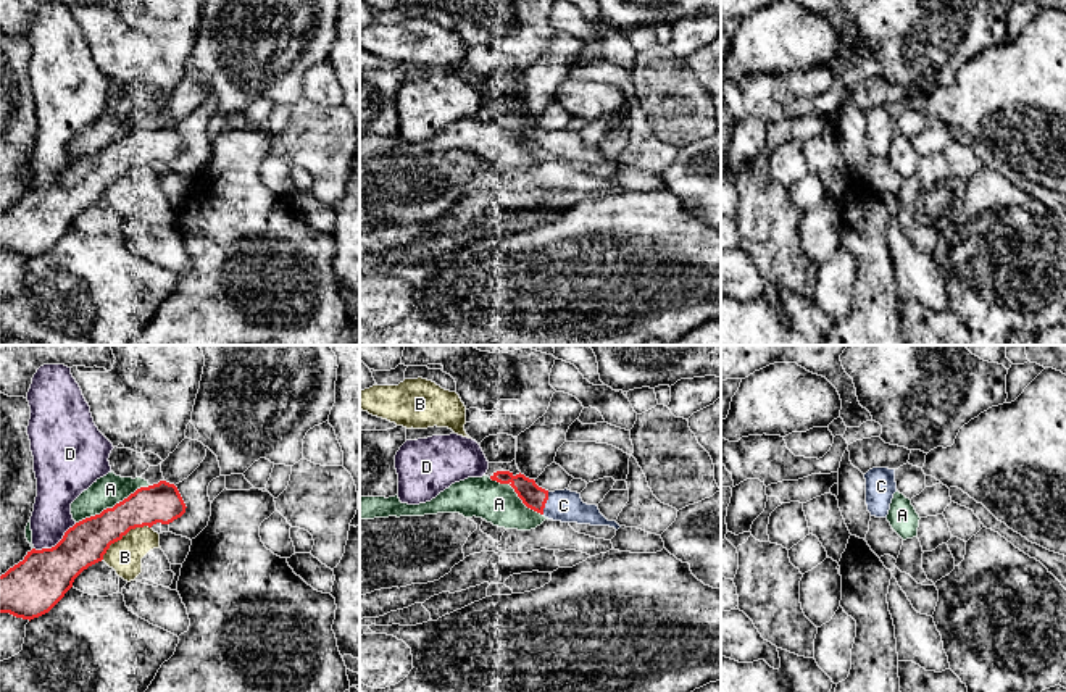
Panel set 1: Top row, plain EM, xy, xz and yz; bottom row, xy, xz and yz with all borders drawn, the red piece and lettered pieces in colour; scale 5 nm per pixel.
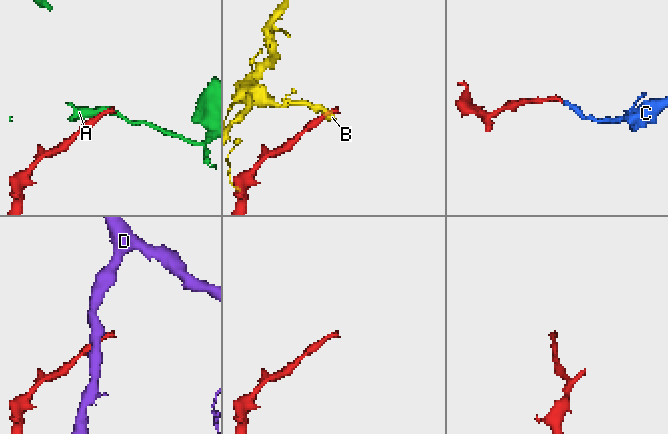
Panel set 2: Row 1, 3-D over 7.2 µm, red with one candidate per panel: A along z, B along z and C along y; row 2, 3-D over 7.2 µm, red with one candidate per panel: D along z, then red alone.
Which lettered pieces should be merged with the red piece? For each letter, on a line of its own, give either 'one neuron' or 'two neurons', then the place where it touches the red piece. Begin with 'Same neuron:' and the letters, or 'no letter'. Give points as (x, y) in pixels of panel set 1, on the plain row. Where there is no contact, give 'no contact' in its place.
Same neuron: C
A: two neurons | xy (113, 145)
B: two neurons | xy (123, 173)
C: one neuron | xz (545, 141)
D: two neurons | xy (57, 183)

